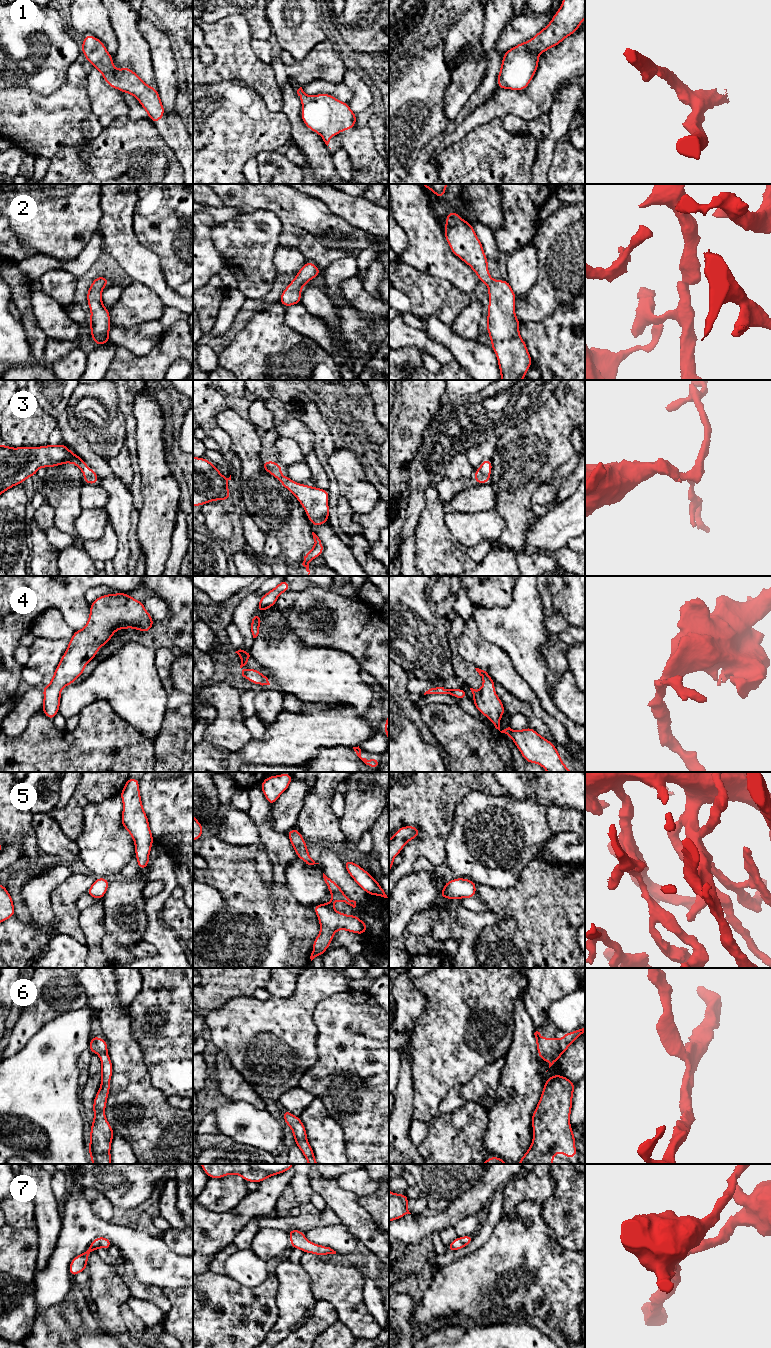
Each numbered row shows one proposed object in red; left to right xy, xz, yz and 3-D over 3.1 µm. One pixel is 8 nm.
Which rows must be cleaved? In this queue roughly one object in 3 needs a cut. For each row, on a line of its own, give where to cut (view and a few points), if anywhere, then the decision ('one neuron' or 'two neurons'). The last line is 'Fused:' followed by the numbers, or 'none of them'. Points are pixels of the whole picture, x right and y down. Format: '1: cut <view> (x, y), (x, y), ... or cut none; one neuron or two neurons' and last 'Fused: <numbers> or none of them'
1: cut none; one neuron
2: cut none; one neuron
3: cut none; one neuron
4: cut none; one neuron
5: cut none; one neuron
6: cut none; one neuron
7: cut none; one neuron
Fused: none of them

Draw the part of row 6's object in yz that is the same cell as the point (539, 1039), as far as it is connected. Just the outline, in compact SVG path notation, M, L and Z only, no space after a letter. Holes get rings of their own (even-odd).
M585 1026L574 1032L564 1033L563 1038L559 1041L556 1037L543 1038L540 1032L536 1031L534 1035L539 1058L547 1061L550 1068L584 1032Z

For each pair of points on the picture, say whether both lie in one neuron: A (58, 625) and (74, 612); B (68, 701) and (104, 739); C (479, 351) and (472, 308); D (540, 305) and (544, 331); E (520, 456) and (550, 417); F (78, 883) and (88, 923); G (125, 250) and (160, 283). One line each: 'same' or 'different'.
A: different
B: different
C: different
D: different
E: same
F: different
G: same

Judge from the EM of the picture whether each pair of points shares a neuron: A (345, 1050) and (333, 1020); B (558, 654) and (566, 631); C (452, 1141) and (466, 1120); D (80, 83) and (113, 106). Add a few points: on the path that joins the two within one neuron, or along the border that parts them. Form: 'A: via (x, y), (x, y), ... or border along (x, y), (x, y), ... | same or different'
A: via (345, 1043), (345, 1032), (340, 1027) | same
B: border along (549, 632), (556, 635), (567, 646) | different
C: via (457, 1136), (466, 1125) | same
D: border along (86, 75), (87, 95), (92, 110) | different

